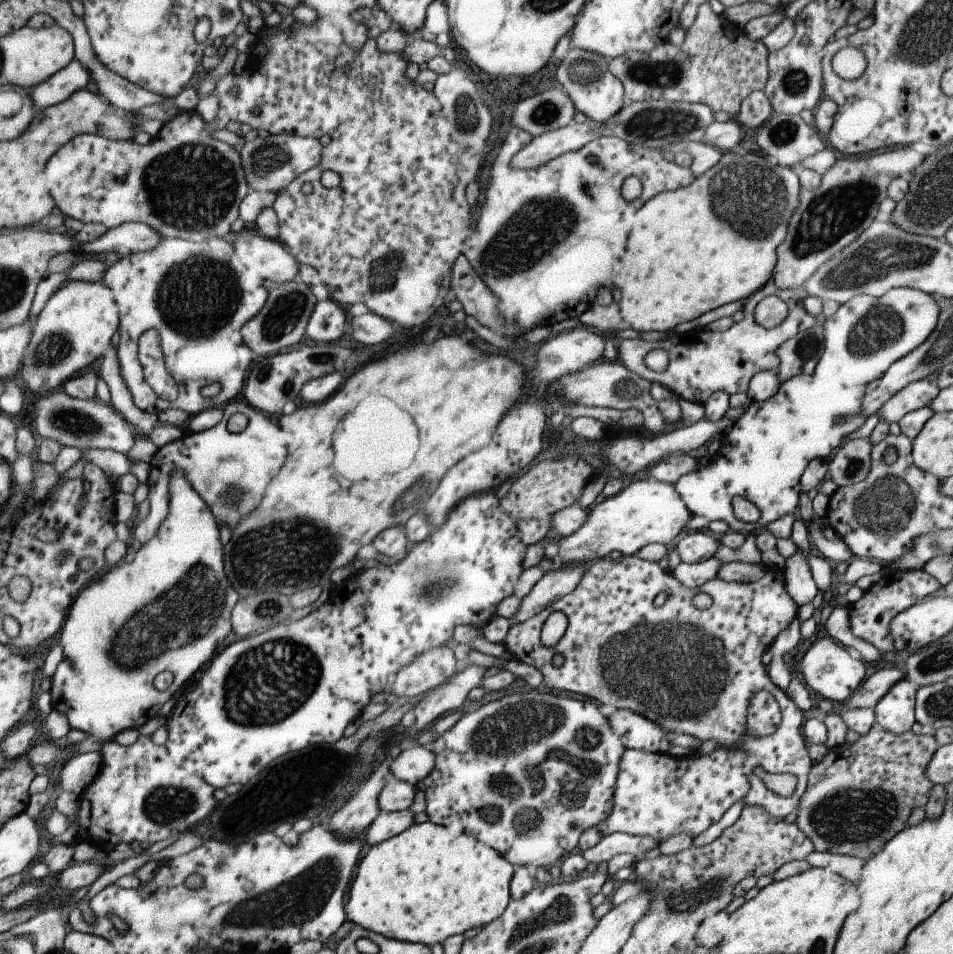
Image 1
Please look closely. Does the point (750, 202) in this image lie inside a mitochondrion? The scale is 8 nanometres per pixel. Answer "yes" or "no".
yes

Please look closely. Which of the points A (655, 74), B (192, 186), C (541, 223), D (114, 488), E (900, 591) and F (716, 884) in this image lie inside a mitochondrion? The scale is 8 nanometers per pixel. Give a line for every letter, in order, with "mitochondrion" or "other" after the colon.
A: mitochondrion
B: mitochondrion
C: mitochondrion
D: other
E: other
F: mitochondrion

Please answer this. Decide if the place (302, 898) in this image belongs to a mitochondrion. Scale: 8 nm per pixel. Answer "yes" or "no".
yes

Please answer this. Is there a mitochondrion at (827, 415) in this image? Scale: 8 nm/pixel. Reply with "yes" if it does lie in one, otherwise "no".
no

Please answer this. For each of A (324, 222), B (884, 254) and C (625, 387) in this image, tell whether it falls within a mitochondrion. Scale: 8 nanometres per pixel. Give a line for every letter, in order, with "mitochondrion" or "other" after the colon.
A: other
B: mitochondrion
C: mitochondrion

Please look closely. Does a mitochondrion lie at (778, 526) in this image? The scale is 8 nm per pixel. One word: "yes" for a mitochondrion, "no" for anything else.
no

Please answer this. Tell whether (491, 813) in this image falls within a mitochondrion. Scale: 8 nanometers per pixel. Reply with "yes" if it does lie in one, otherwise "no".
yes

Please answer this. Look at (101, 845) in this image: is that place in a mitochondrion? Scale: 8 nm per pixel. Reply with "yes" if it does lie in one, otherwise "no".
no

